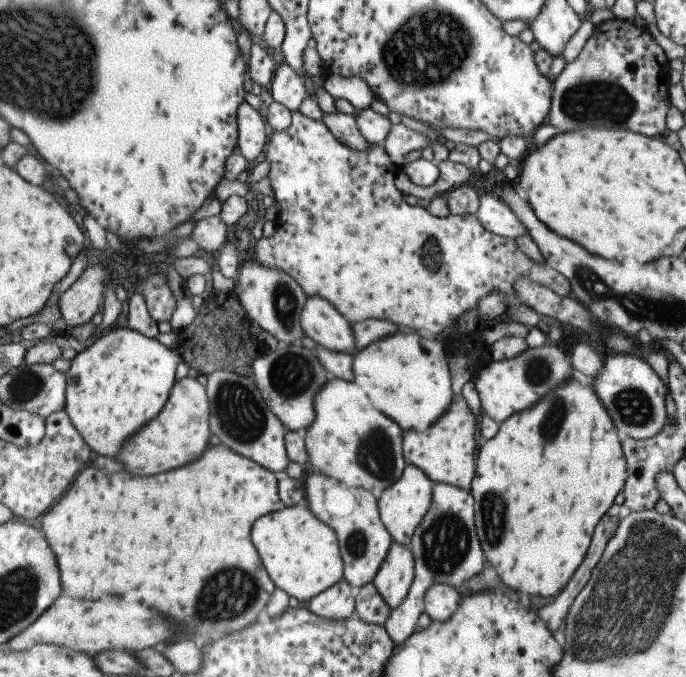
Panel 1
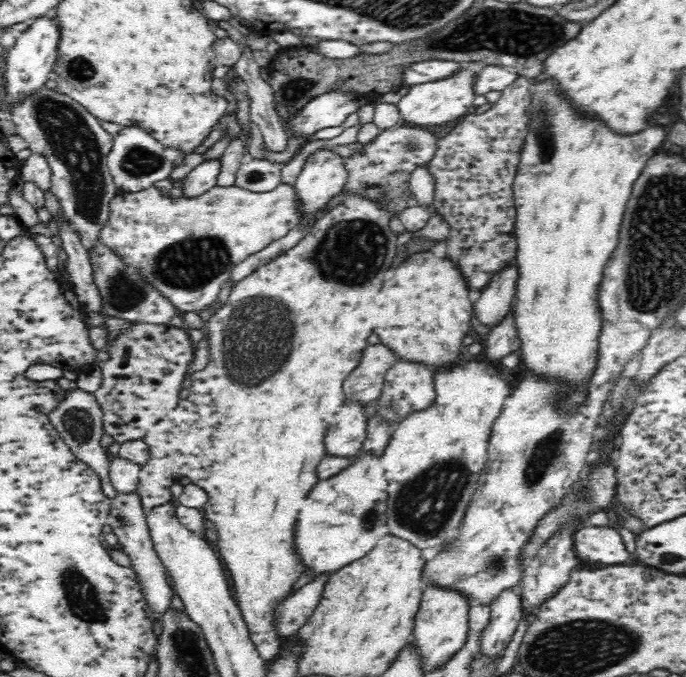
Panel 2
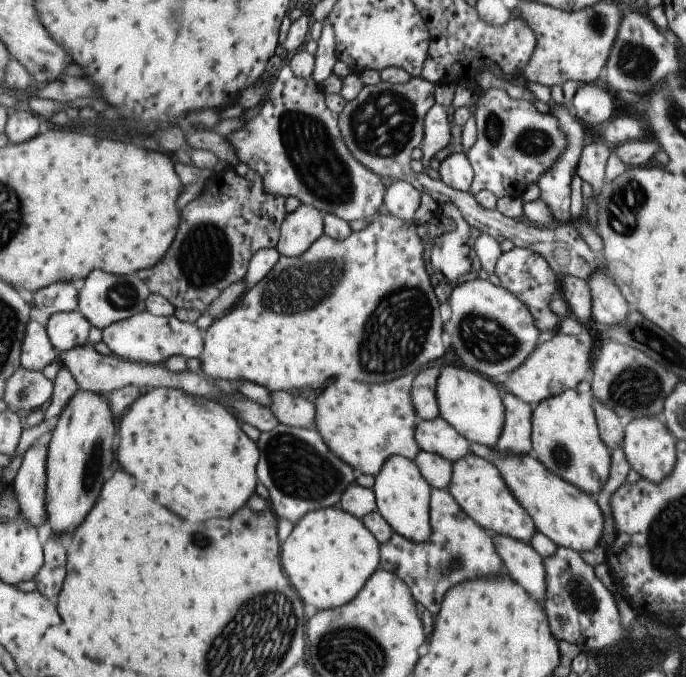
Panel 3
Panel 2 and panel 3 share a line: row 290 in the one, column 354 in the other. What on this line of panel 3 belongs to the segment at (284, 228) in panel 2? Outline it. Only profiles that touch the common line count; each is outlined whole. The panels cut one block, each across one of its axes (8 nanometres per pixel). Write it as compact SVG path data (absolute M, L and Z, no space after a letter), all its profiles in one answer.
M287 62L281 68L277 79L273 78L266 89L270 90L267 92L267 99L257 106L244 127L227 136L242 162L264 178L268 193L285 198L295 196L301 203L316 206L323 214L336 214L347 222L353 222L358 218L371 221L383 206L388 182L375 174L375 171L363 166L350 151L340 122L326 105L326 94L315 82L314 76L308 79L297 78L293 67Z

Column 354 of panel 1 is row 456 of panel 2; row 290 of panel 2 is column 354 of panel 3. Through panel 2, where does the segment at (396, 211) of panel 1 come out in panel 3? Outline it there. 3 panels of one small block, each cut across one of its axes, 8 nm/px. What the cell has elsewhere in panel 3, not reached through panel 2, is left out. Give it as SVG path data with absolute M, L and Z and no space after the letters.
M393 213L377 214L368 225L360 231L353 231L345 240L337 240L327 233L313 243L313 246L300 257L281 256L275 266L254 287L241 294L238 301L229 310L214 320L214 323L204 332L204 351L200 356L202 372L214 378L225 379L234 386L239 379L248 380L255 384L266 386L270 391L275 390L303 390L303 388L325 388L325 384L331 378L337 376L351 376L359 378L361 382L389 382L395 378L401 378L405 374L417 372L425 364L445 356L445 344L443 344L443 318L441 318L441 304L435 296L431 276L425 268L426 244L419 236L416 224L406 221Z

